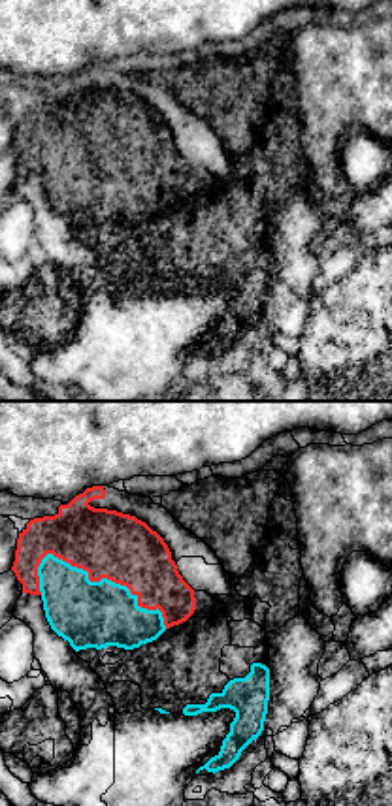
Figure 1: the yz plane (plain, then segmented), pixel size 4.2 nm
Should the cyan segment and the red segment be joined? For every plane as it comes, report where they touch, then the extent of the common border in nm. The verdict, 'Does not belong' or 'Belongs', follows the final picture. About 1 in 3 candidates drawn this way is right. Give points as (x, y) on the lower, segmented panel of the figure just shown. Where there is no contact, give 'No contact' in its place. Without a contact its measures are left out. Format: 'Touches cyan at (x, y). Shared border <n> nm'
Touches cyan at (106, 579). Shared border 600 nm

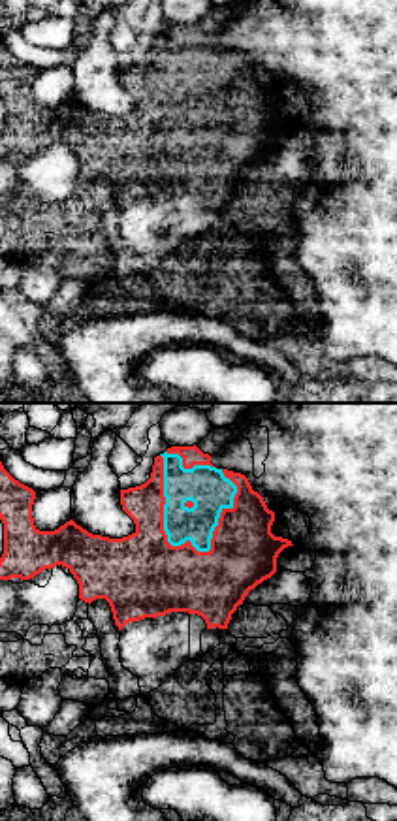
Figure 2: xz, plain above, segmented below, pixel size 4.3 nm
Touches cyan at (164, 518). Shared border 460 nm

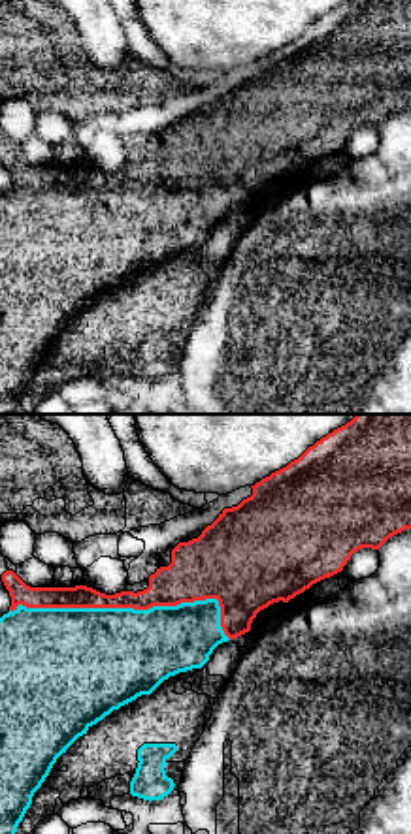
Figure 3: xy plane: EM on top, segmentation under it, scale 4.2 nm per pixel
Touches cyan at (132, 609). Shared border 950 nm

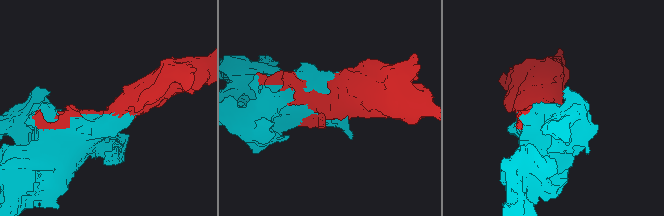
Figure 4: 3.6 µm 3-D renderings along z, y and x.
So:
Belongs

